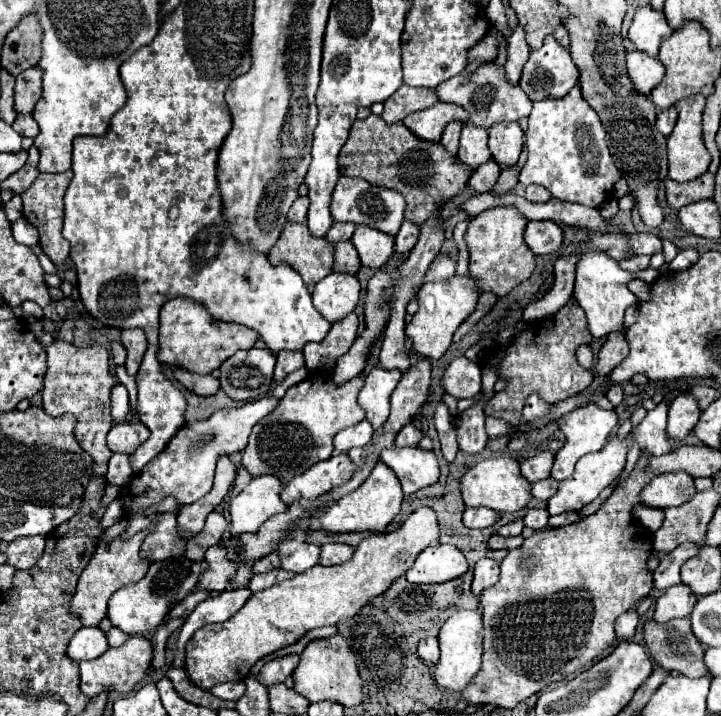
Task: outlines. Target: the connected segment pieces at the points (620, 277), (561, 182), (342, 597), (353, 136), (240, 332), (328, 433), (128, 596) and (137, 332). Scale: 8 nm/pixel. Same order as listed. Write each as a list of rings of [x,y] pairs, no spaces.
[[[592,248],[580,256],[576,262],[576,282],[574,282],[574,300],[586,312],[588,330],[594,338],[604,338],[610,332],[624,330],[624,310],[634,306],[638,298],[628,290],[628,282],[633,278],[640,278],[647,283],[652,283],[660,275],[659,270],[650,267],[636,273],[626,272],[620,268],[616,258],[610,258],[606,252]]]
[[[574,86],[558,100],[534,102],[528,116],[526,148],[528,160],[520,172],[520,182],[526,186],[540,184],[558,200],[598,208],[612,196],[612,188],[622,176],[610,156],[606,130],[602,128],[596,112],[582,98],[580,86]]]
[[[418,508],[396,532],[362,540],[348,562],[340,566],[314,566],[290,580],[252,594],[230,620],[208,624],[190,638],[186,648],[186,672],[190,680],[202,690],[210,690],[218,682],[244,680],[262,656],[294,644],[308,630],[352,618],[372,596],[388,590],[438,536],[440,530],[434,510]]]
[[[370,114],[364,120],[356,120],[350,128],[350,136],[346,140],[346,144],[340,150],[338,156],[338,164],[340,164],[340,174],[342,176],[360,176],[364,180],[368,180],[374,186],[386,186],[390,190],[396,190],[404,196],[406,200],[406,214],[404,218],[414,222],[414,224],[424,224],[426,220],[430,220],[430,216],[434,216],[436,212],[440,212],[440,208],[454,198],[458,192],[464,190],[470,174],[474,172],[468,164],[460,162],[454,154],[450,154],[440,142],[428,142],[428,140],[420,140],[416,138],[416,134],[408,132],[408,128],[404,126],[404,122],[396,122],[396,124],[386,124],[380,116]]]
[[[172,298],[160,310],[160,350],[158,358],[162,364],[176,364],[196,374],[210,374],[230,358],[236,350],[252,348],[258,342],[258,334],[236,322],[222,322],[210,316],[204,304],[190,298]]]
[[[312,372],[304,382],[292,386],[284,394],[280,406],[252,428],[250,442],[242,450],[242,466],[252,476],[272,474],[286,484],[300,472],[306,472],[314,464],[328,460],[334,450],[334,434],[342,428],[354,426],[364,418],[364,410],[356,402],[362,382],[362,376],[356,376],[344,386],[334,386],[332,374]]]
[[[176,556],[176,558],[152,562],[142,580],[122,586],[110,598],[108,618],[110,618],[112,626],[120,628],[128,636],[152,632],[154,628],[158,628],[166,620],[168,612],[198,586],[198,576],[202,570],[204,570],[204,562],[192,562],[186,556]]]
[[[130,328],[130,330],[122,330],[122,344],[124,348],[128,350],[128,358],[126,358],[126,372],[130,378],[136,378],[136,372],[142,364],[142,358],[144,358],[144,352],[148,348],[148,340],[146,340],[146,334],[144,330],[140,328]]]

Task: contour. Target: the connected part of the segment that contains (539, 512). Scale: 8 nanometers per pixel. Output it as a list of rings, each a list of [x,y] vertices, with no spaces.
[[[530,508],[530,510],[526,512],[526,516],[524,516],[524,526],[534,528],[534,530],[546,528],[548,518],[550,518],[548,510],[544,510],[544,508]]]

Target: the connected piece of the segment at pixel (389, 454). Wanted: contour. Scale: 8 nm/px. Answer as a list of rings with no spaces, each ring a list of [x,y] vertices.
[[[416,446],[382,450],[380,462],[384,462],[398,476],[402,492],[406,496],[434,484],[440,476],[436,456],[430,450],[422,450]]]

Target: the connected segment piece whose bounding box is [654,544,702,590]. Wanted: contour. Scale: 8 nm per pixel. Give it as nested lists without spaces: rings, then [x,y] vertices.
[[[680,544],[678,548],[674,548],[672,552],[668,552],[662,560],[660,560],[660,564],[658,564],[658,568],[654,570],[654,588],[658,588],[658,590],[666,590],[666,588],[670,588],[670,586],[674,586],[674,584],[680,584],[680,568],[682,568],[682,564],[688,560],[688,558],[692,558],[692,556],[696,556],[698,552],[702,550],[702,546],[700,544],[694,544],[694,546],[684,546],[684,544]]]

